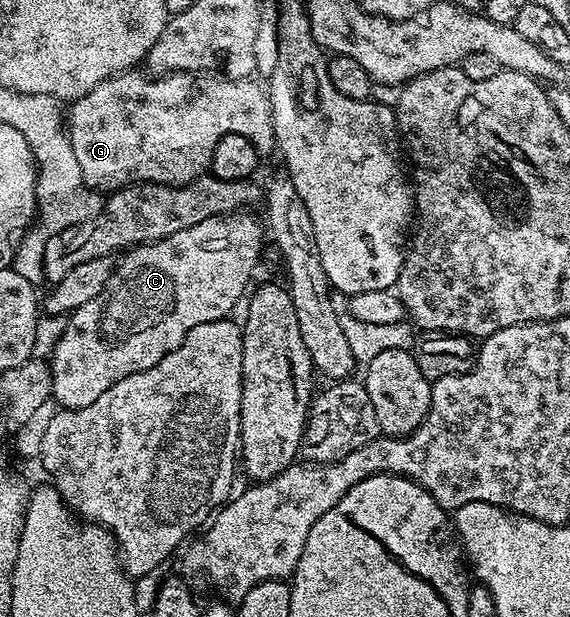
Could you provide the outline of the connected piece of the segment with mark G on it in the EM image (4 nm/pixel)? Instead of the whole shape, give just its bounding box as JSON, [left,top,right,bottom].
[66,68,276,192]

